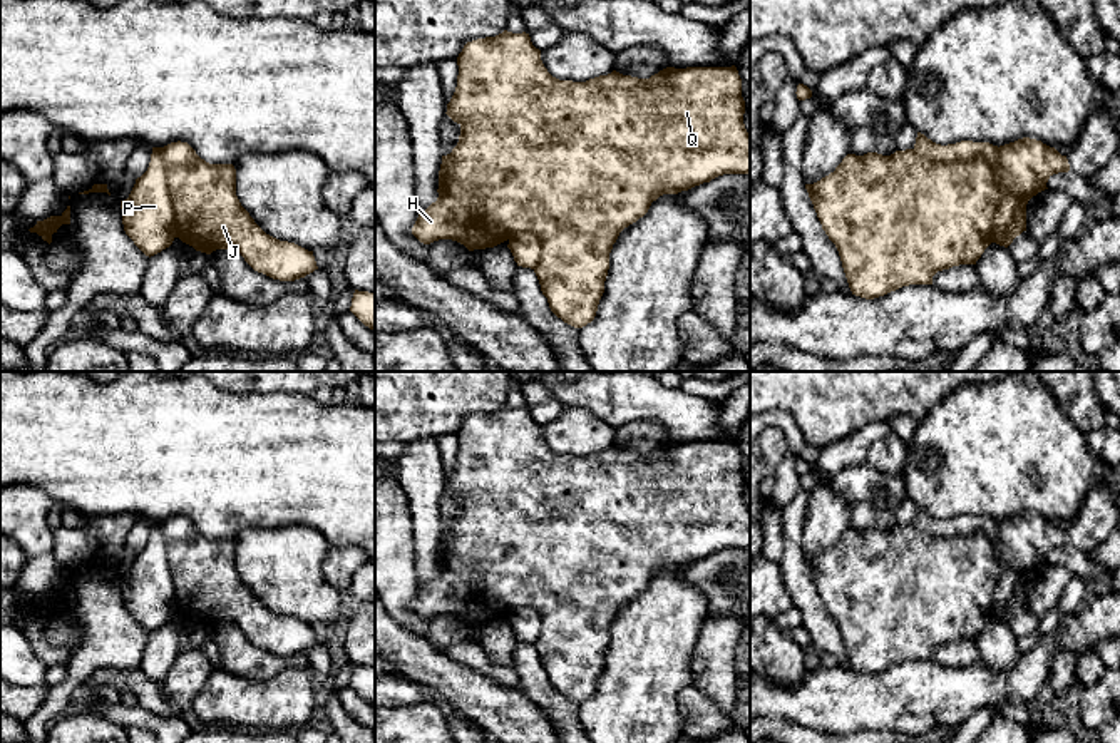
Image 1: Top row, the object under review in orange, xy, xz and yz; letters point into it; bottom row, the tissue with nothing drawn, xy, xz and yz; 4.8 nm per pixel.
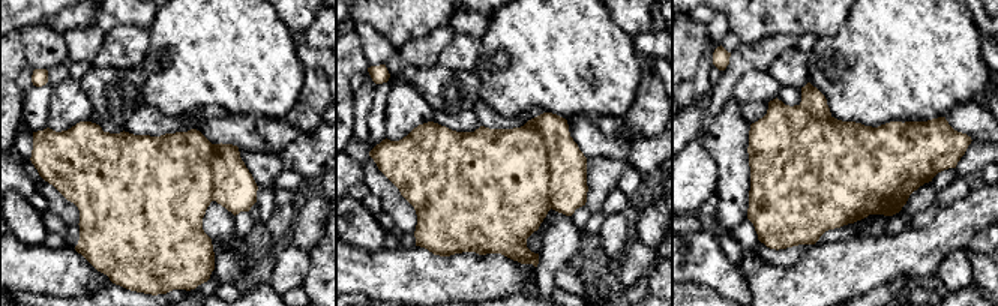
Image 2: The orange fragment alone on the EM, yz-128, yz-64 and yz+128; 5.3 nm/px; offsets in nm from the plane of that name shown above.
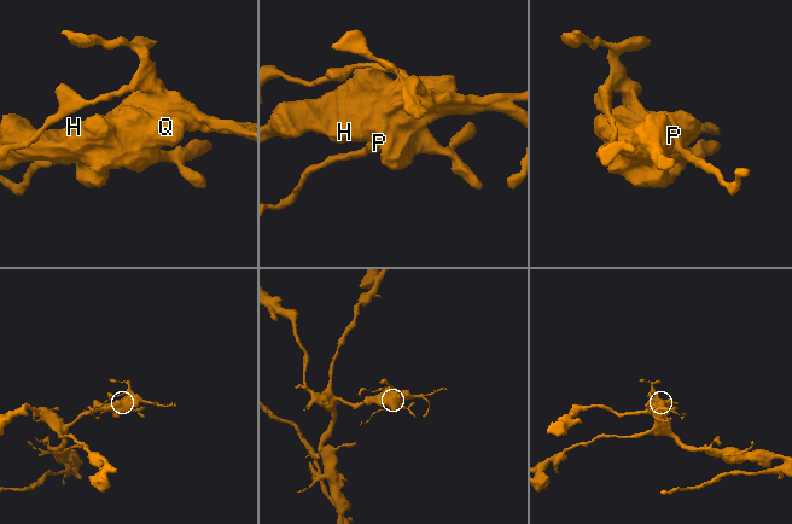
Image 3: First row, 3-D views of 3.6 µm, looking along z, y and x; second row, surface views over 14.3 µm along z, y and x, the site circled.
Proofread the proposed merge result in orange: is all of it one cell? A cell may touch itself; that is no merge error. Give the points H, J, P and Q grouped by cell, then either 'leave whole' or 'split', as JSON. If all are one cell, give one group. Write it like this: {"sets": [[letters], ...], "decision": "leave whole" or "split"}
{"sets": [["H", "J", "Q"], ["P"]], "decision": "split"}

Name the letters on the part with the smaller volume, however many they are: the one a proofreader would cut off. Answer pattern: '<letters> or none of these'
P

